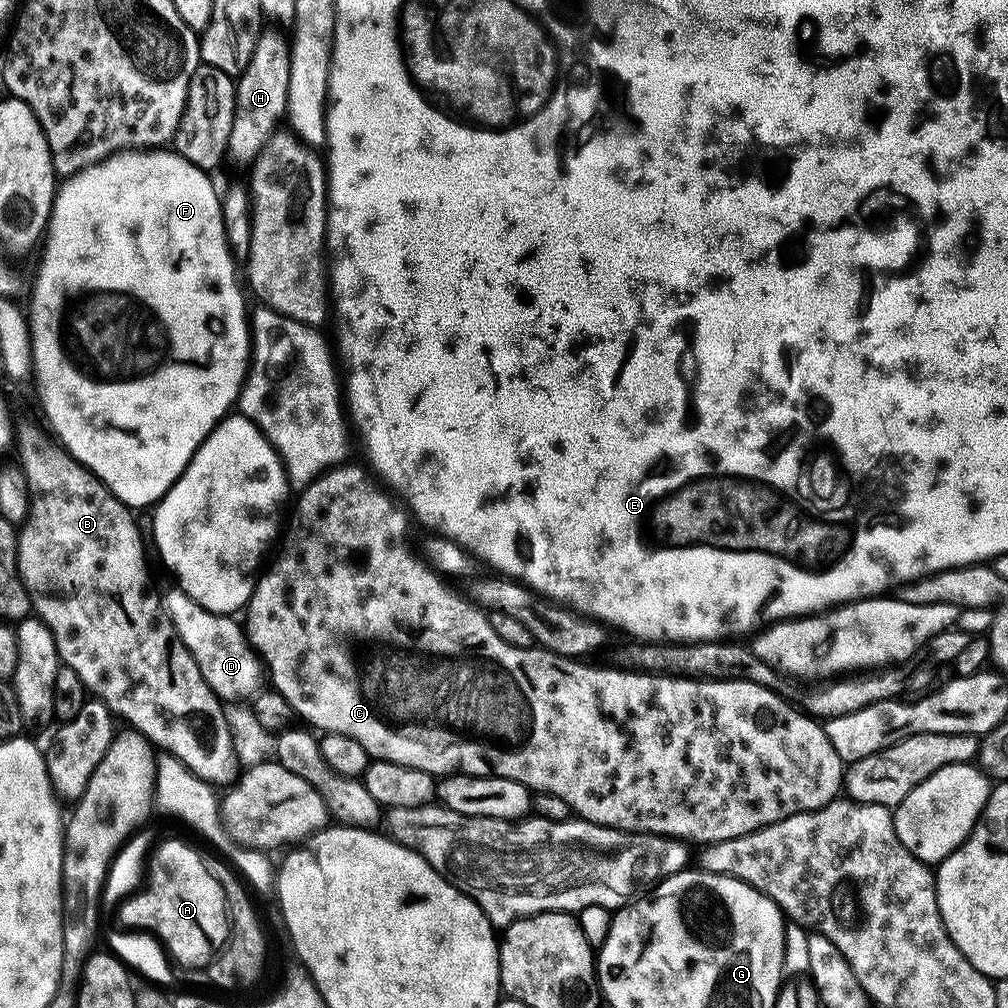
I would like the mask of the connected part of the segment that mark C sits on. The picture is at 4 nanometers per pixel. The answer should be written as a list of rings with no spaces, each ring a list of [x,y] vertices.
[[[345,462],[337,467],[329,468],[327,472],[316,477],[311,484],[303,489],[304,492],[296,500],[296,509],[292,512],[292,521],[287,521],[286,531],[283,533],[282,541],[284,545],[280,548],[280,553],[276,556],[276,561],[272,565],[267,565],[266,571],[257,579],[256,589],[252,591],[252,596],[246,605],[248,617],[242,620],[243,627],[246,629],[249,644],[256,649],[261,661],[266,665],[267,675],[270,677],[271,687],[279,692],[293,708],[295,715],[313,729],[320,728],[321,733],[333,732],[334,734],[346,734],[346,738],[354,738],[362,750],[372,760],[385,760],[394,762],[403,768],[413,768],[414,770],[426,770],[431,776],[443,778],[457,772],[467,776],[497,776],[498,778],[510,778],[522,786],[526,786],[528,791],[533,794],[554,794],[554,798],[562,798],[566,806],[570,806],[573,813],[581,820],[589,820],[598,826],[610,826],[623,832],[649,832],[655,836],[669,836],[672,840],[683,840],[692,846],[703,846],[714,842],[726,842],[730,838],[742,838],[742,834],[750,834],[759,828],[770,826],[774,822],[782,822],[782,818],[790,818],[799,812],[813,812],[819,808],[824,808],[827,804],[841,795],[844,786],[844,774],[846,765],[842,758],[838,758],[838,750],[830,742],[830,738],[824,733],[824,725],[819,719],[813,718],[808,712],[795,708],[785,697],[778,692],[773,692],[766,686],[755,685],[754,682],[740,680],[712,680],[712,679],[689,679],[686,676],[674,676],[671,674],[653,674],[649,671],[625,671],[622,668],[606,666],[606,668],[595,668],[590,662],[581,662],[571,656],[559,656],[556,652],[550,652],[547,648],[533,646],[531,648],[519,648],[510,646],[510,642],[502,642],[500,635],[494,630],[489,613],[484,609],[476,607],[470,600],[463,595],[458,596],[451,592],[445,581],[441,579],[432,568],[428,567],[413,551],[408,552],[402,544],[396,544],[404,536],[404,531],[408,528],[409,517],[401,508],[395,508],[391,500],[383,496],[378,489],[372,485],[373,477],[367,471],[363,472],[360,468],[355,468],[352,462]]]

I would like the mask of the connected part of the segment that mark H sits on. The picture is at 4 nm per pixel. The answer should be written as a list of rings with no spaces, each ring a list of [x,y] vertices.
[[[272,26],[276,28],[263,27],[259,34],[258,42],[255,43],[254,52],[251,55],[250,62],[247,64],[246,70],[237,79],[235,92],[235,108],[234,121],[230,130],[230,139],[227,143],[227,154],[225,161],[232,164],[251,165],[257,156],[259,156],[261,149],[264,148],[265,142],[269,140],[272,134],[277,129],[276,122],[282,117],[285,117],[288,106],[289,94],[289,78],[290,78],[290,52],[291,41],[289,35],[278,29],[281,27]]]

